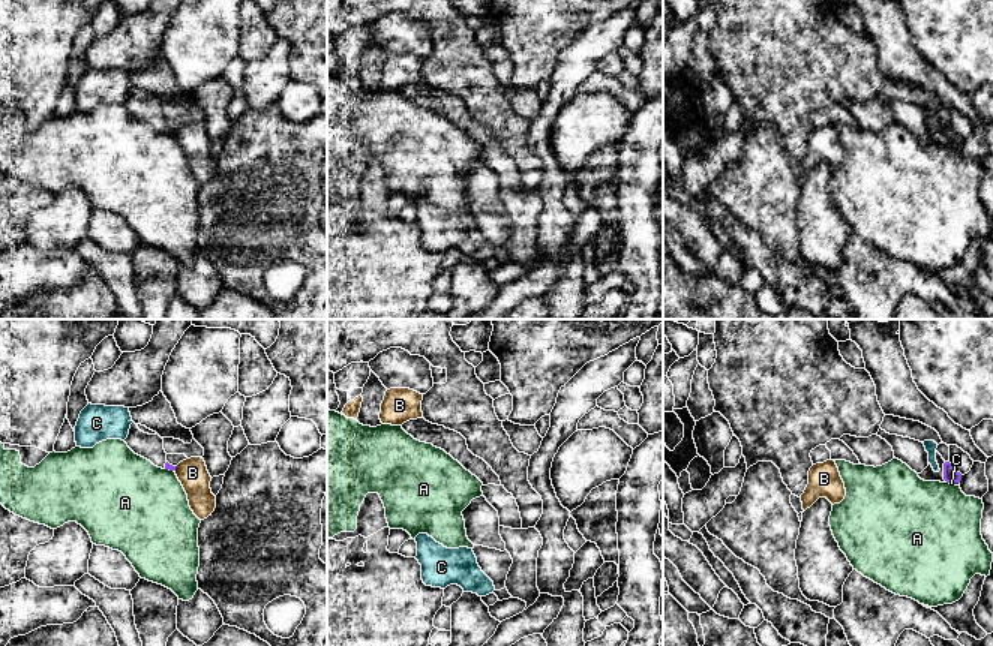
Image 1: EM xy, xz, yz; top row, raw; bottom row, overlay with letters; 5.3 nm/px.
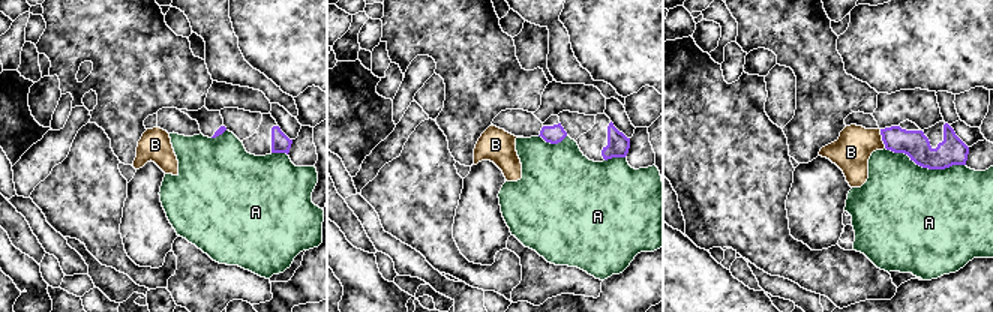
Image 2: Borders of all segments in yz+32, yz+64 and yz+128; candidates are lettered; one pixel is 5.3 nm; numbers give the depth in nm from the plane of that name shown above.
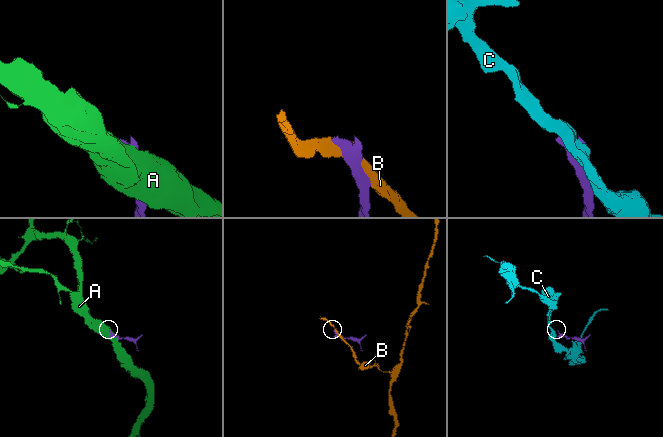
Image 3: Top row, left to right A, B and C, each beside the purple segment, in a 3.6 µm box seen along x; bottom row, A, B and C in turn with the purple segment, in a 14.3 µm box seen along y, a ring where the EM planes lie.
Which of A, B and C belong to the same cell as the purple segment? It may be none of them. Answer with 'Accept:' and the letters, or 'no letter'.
Accept: no letter

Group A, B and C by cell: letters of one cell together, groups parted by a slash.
A / B / C

